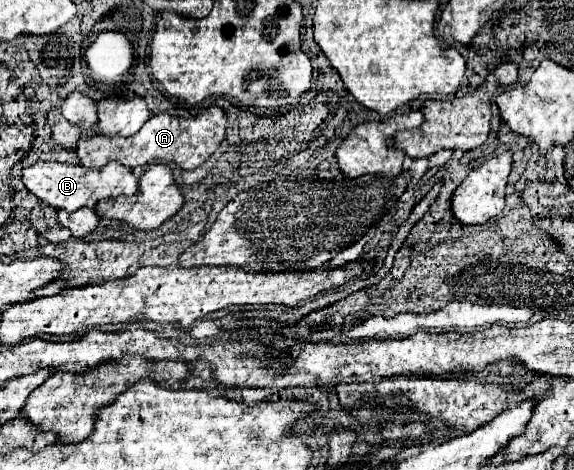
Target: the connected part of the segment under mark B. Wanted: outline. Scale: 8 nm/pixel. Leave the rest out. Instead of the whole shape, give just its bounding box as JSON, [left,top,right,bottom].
[22,162,138,212]

